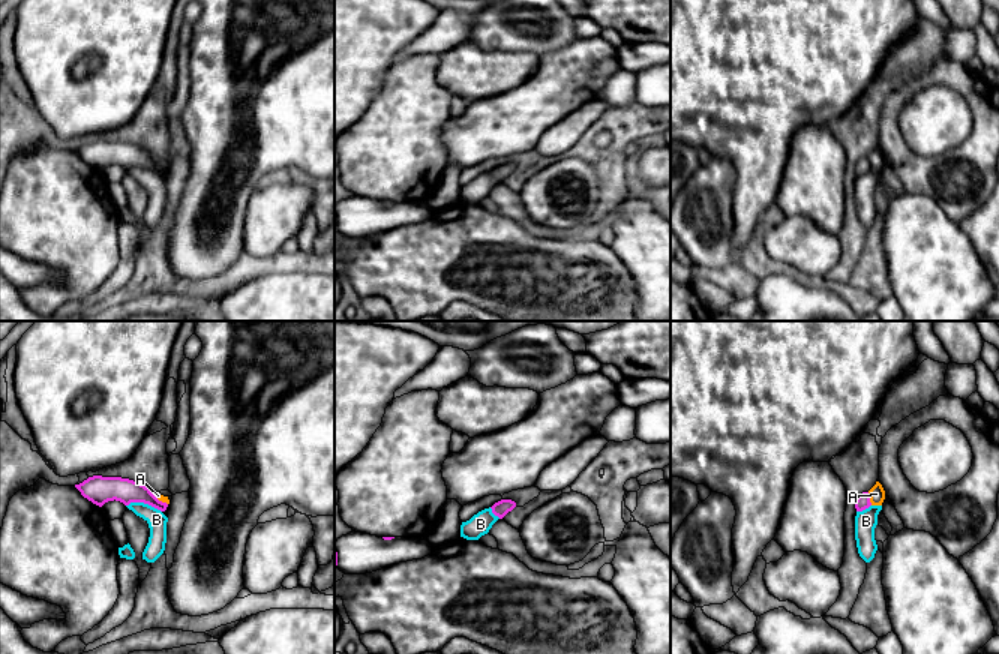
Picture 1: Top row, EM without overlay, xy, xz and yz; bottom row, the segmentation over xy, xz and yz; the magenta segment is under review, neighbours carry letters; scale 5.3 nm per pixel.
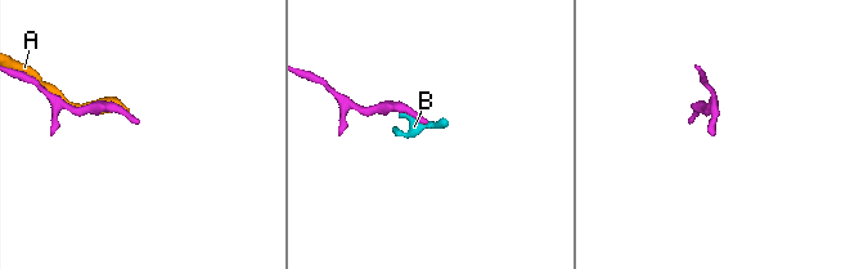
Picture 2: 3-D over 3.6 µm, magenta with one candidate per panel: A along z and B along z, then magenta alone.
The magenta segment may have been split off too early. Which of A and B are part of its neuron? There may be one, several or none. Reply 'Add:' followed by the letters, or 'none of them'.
Add: B

